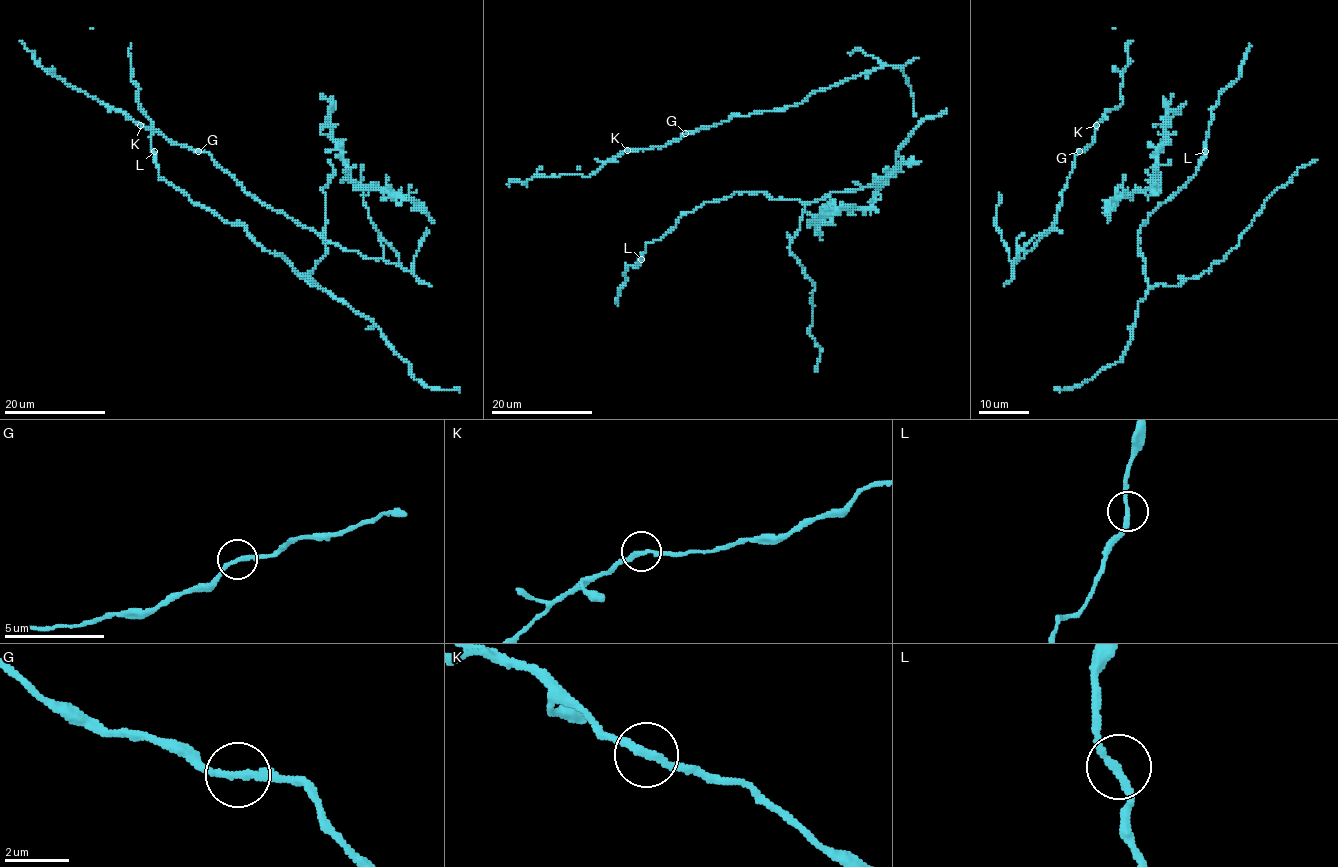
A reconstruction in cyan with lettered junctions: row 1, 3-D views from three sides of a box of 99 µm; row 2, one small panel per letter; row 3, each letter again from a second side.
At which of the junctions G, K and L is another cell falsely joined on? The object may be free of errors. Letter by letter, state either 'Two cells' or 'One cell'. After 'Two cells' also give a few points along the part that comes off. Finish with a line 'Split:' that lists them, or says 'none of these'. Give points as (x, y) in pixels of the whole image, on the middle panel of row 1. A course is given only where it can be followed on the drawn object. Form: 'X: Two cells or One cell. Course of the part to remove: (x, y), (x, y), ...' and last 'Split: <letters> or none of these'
G: One cell
K: One cell
L: One cell
Split: none of these

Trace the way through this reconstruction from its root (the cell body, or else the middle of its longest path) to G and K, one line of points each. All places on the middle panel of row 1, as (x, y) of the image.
G: (785, 106), (733, 115), (714, 125), (685, 133)
K: (785, 106), (733, 115), (714, 125), (684, 133), (664, 146), (627, 149)

